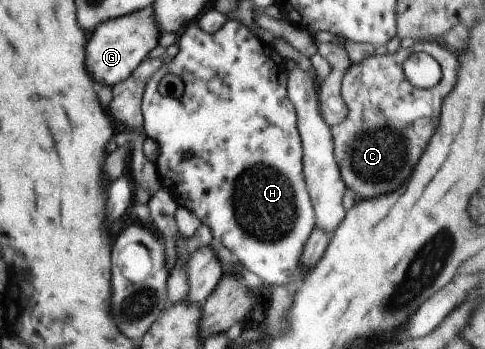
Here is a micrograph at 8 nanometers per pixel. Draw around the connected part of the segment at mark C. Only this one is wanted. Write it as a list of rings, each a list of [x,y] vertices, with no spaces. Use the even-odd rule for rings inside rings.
[[[438,39],[414,42],[412,46],[400,47],[394,53],[377,55],[377,57],[370,56],[359,63],[351,64],[351,67],[347,69],[343,83],[341,83],[341,95],[347,107],[346,116],[339,122],[339,125],[330,126],[330,131],[341,179],[346,187],[354,192],[357,199],[373,199],[373,197],[393,193],[411,177],[421,153],[425,151],[429,139],[439,125],[441,105],[455,85],[457,69],[459,69],[459,57],[456,52],[447,48]],[[423,52],[433,56],[433,59],[440,65],[442,73],[437,85],[425,89],[413,87],[407,81],[402,68],[405,60],[412,53]]]

